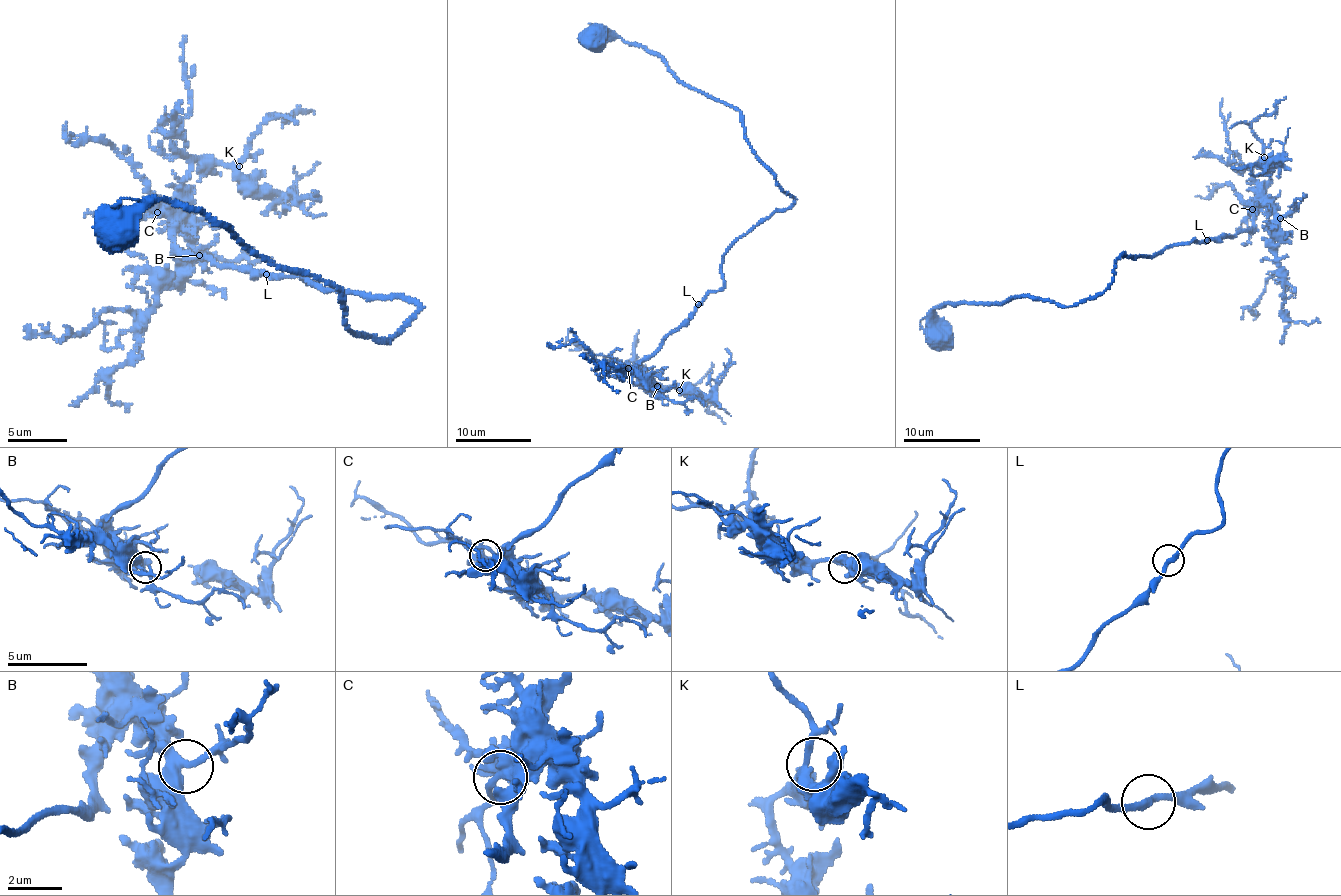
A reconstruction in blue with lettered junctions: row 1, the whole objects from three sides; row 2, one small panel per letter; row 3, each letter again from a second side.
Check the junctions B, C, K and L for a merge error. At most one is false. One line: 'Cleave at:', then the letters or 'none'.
Cleave at: none

